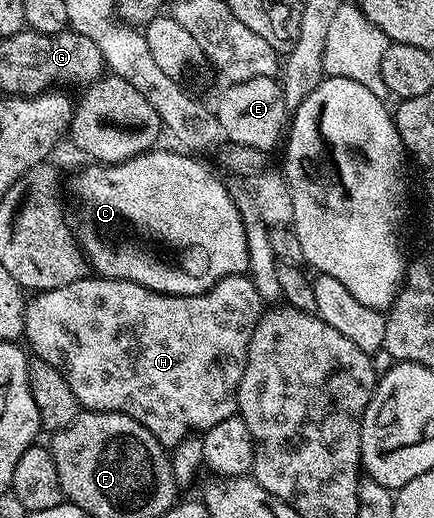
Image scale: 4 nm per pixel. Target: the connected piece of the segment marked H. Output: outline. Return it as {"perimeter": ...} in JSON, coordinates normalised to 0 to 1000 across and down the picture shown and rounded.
{"perimeter":[[[217,529],[205,537],[166,544],[157,552],[138,552],[129,560],[76,566],[58,581],[55,656],[62,656],[58,662],[65,666],[67,678],[85,693],[111,699],[111,707],[143,712],[157,745],[166,745],[166,761],[175,761],[180,778],[191,790],[210,795],[274,795],[300,803],[313,815],[323,815],[323,822],[332,822],[346,832],[373,855],[376,865],[399,869],[426,842],[435,842],[440,836],[463,836],[472,828],[498,822],[498,815],[516,815],[516,807],[546,797],[548,747],[553,730],[562,722],[571,668],[606,600],[608,583],[574,531],[567,529],[516,537],[456,571],[399,571],[359,560],[341,560],[302,541],[249,541]]]}

